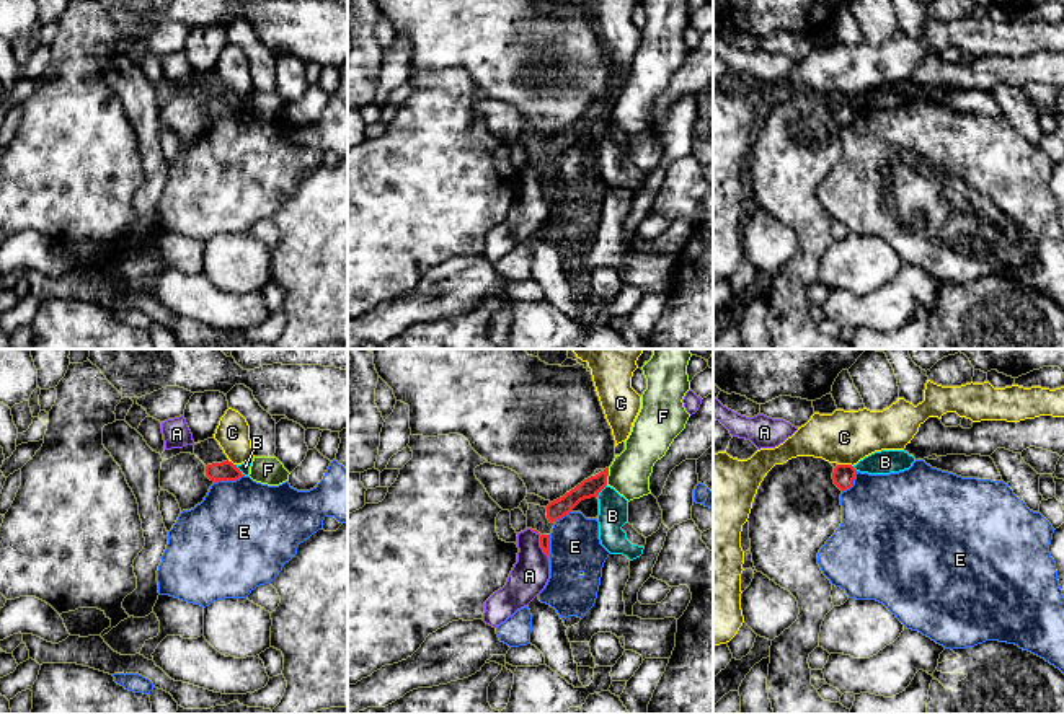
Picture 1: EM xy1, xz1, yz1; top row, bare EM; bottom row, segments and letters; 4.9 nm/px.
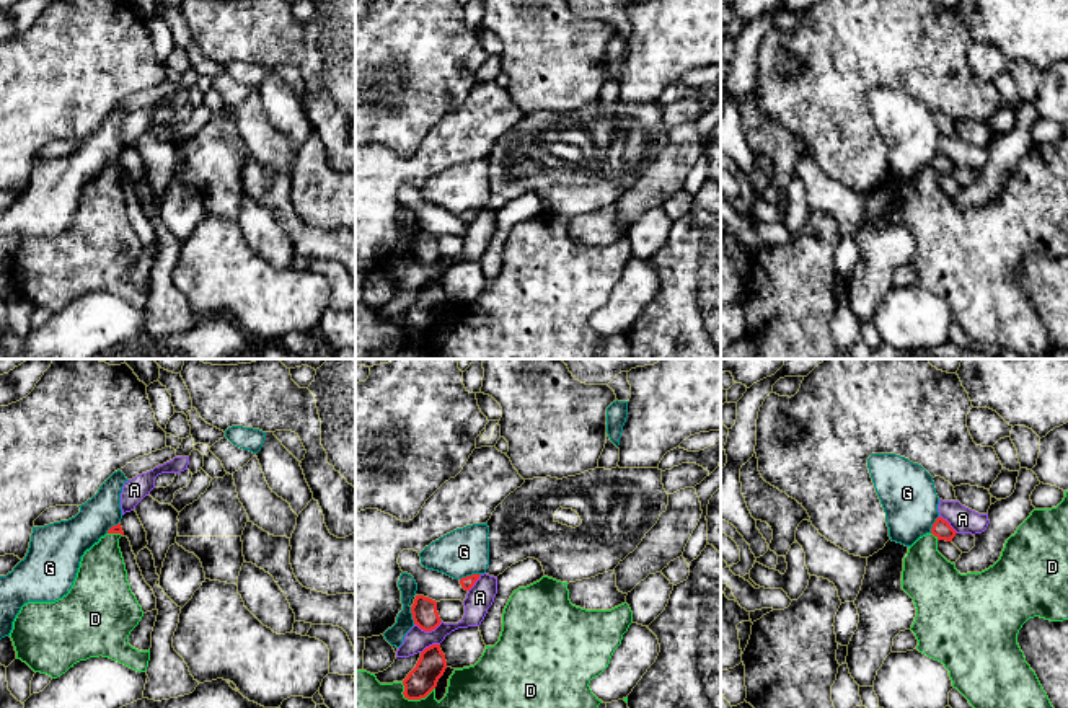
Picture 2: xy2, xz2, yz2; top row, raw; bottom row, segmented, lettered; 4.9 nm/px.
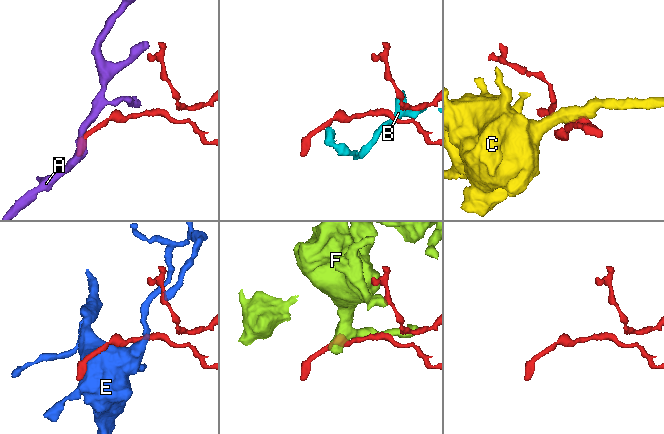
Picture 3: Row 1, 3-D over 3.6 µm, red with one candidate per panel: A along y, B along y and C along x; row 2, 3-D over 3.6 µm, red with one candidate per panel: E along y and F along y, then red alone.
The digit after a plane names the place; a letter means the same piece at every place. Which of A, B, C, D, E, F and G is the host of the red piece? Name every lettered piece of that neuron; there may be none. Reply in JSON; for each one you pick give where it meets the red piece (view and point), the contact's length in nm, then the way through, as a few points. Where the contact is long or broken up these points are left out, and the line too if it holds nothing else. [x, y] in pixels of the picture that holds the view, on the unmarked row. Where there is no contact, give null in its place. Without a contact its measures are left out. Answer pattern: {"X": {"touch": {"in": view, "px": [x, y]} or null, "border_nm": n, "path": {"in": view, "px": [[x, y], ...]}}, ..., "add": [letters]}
{"add": []}

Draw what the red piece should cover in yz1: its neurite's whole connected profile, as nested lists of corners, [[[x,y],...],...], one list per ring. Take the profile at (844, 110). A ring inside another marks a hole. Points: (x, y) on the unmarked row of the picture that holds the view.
[[[837,99],[832,108],[834,119],[844,127],[853,121],[857,104],[852,99]]]

